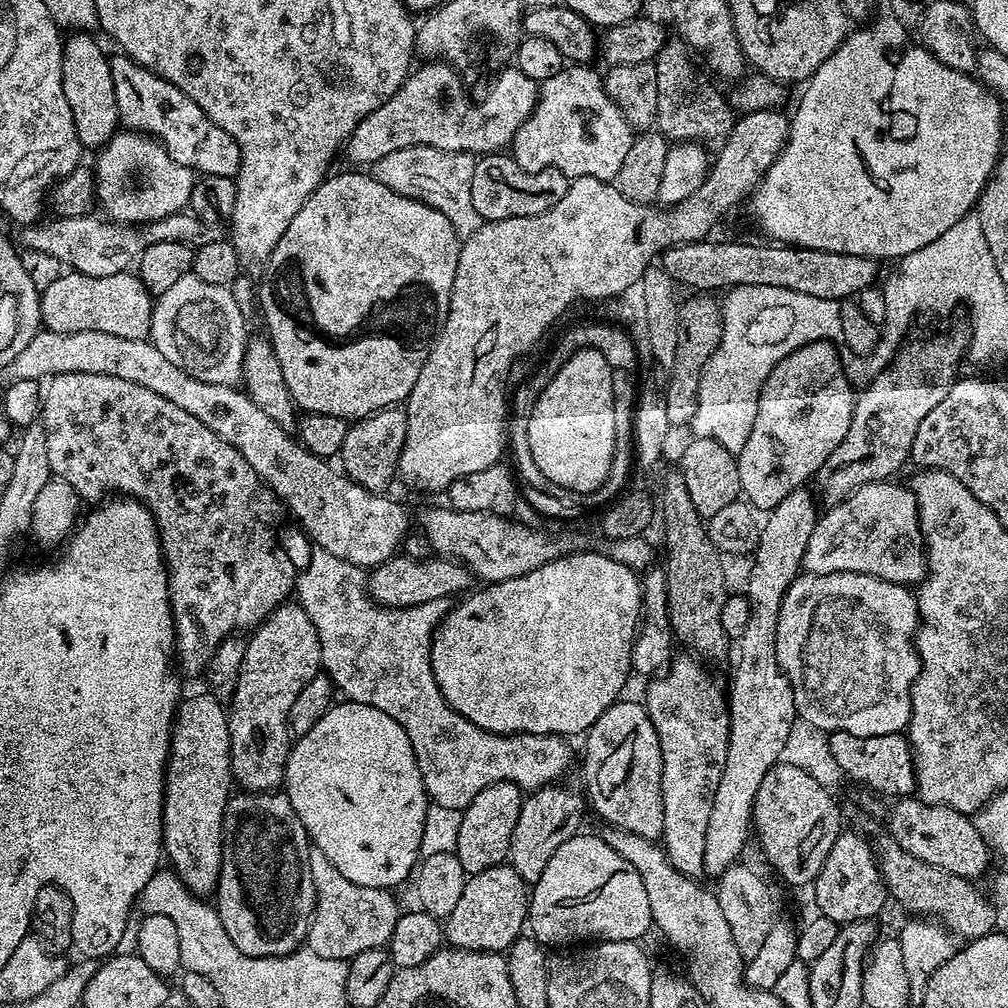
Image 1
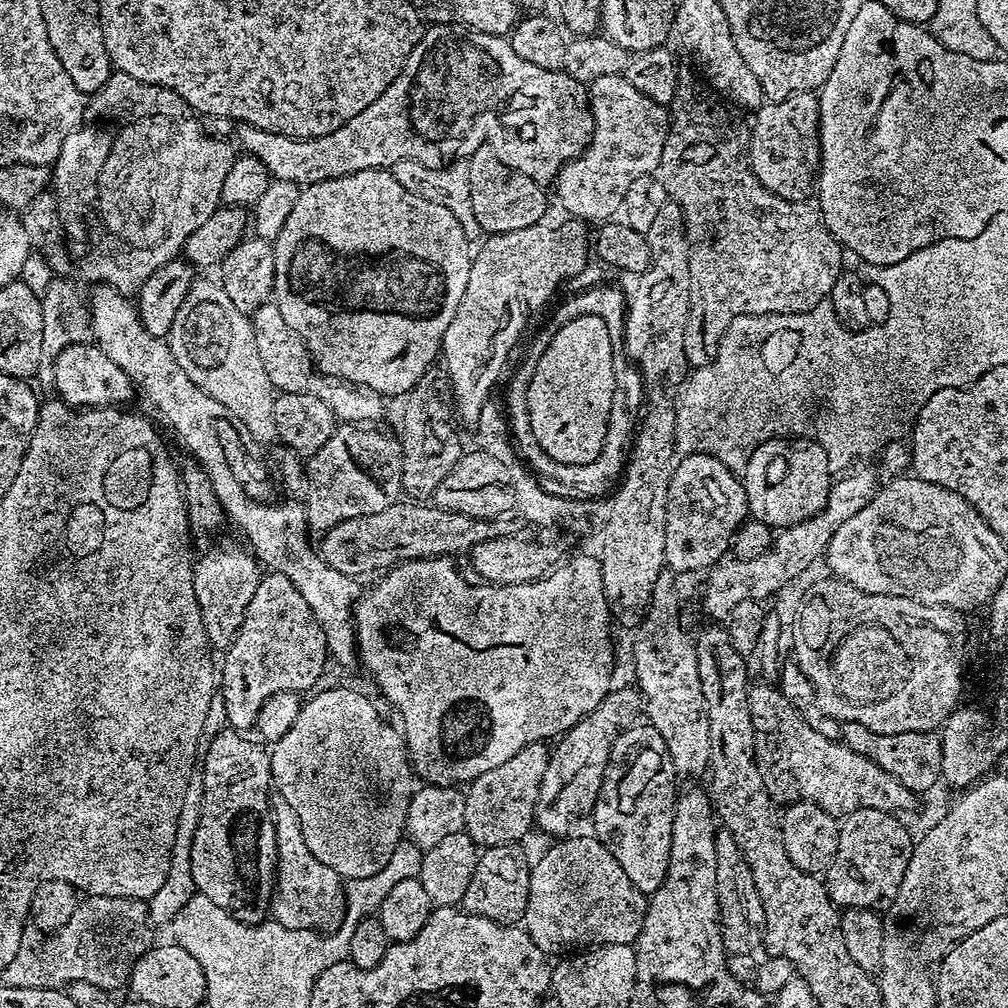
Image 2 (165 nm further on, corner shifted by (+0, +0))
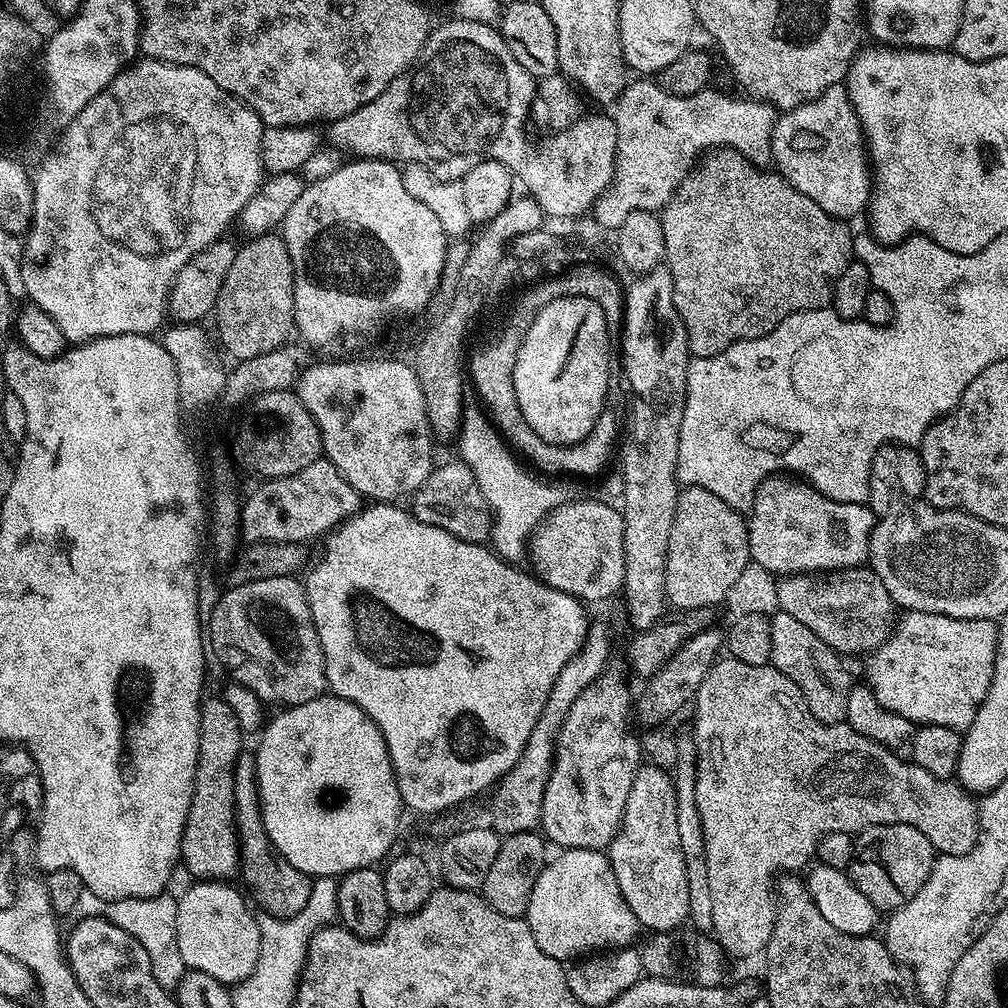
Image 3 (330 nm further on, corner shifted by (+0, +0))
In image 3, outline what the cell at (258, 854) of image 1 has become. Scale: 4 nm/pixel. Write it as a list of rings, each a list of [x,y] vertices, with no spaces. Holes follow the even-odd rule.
[[[200,724],[200,749],[196,763],[196,777],[192,787],[192,801],[182,830],[180,860],[188,867],[188,872],[197,881],[231,881],[237,875],[240,866],[240,839],[236,837],[236,819],[234,818],[234,774],[236,759],[240,757],[242,733],[238,724]]]

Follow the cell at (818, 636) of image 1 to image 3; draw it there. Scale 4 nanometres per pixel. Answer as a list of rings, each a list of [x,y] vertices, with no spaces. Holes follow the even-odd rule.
[[[908,612],[901,620],[899,617],[883,646],[865,659],[868,660],[864,664],[867,687],[872,689],[886,710],[902,714],[902,718],[910,718],[919,724],[966,730],[974,722],[974,716],[990,690],[997,631],[997,625],[990,620],[963,620],[929,612]]]

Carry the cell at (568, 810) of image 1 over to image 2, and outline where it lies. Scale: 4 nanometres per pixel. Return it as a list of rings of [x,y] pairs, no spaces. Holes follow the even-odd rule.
[[[629,686],[629,688],[618,688],[609,691],[604,701],[593,712],[583,716],[569,732],[559,737],[557,744],[560,745],[556,749],[554,747],[551,749],[546,774],[542,776],[542,790],[538,794],[534,824],[537,829],[541,828],[542,831],[556,836],[552,838],[567,837],[573,831],[571,828],[575,826],[576,819],[583,812],[585,815],[595,806],[596,801],[600,799],[600,787],[604,781],[604,771],[608,765],[608,759],[612,753],[612,743],[620,737],[621,732],[631,728],[633,724],[641,719],[642,697],[639,691],[632,686]]]

